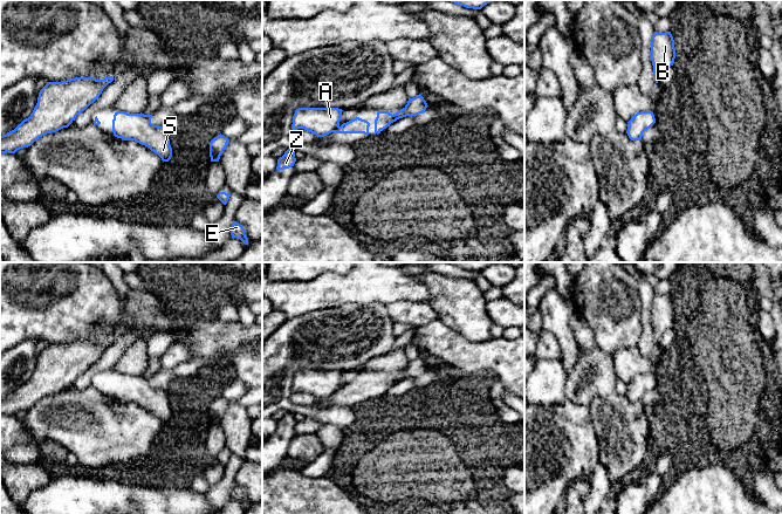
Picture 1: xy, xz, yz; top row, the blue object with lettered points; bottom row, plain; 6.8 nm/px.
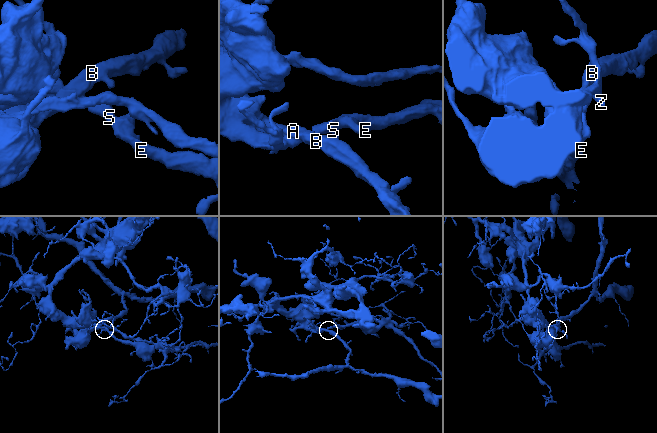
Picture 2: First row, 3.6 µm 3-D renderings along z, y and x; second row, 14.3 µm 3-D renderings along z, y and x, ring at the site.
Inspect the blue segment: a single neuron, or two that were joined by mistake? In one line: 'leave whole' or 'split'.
split

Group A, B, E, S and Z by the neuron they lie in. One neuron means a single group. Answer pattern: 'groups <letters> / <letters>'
groups A B E S / Z

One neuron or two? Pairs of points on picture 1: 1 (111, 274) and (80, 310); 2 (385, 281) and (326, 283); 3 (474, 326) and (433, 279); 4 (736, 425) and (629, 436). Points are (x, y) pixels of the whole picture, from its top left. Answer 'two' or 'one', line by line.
1: two
2: one
3: one
4: two

